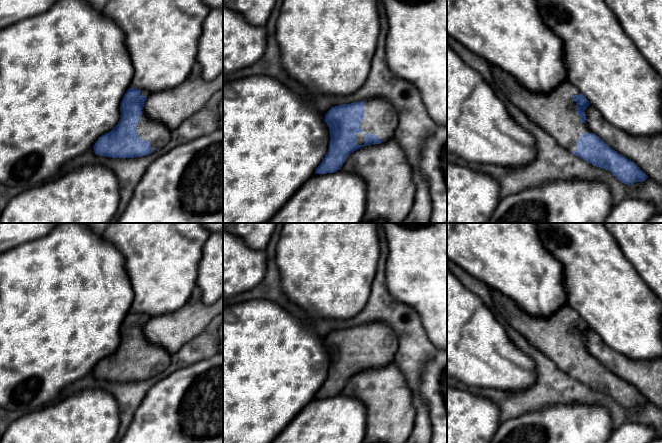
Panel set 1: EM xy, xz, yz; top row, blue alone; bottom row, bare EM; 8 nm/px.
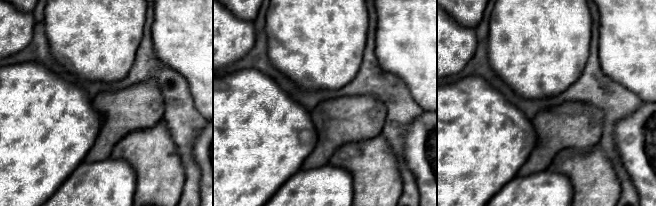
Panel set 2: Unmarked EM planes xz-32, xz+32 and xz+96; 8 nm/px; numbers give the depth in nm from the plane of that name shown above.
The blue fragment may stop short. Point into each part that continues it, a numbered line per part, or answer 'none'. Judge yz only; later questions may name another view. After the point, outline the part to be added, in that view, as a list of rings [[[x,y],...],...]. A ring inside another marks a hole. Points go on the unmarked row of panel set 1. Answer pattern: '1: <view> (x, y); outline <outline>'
1: yz (555, 336); outline [[[492,288],[489,290],[496,309],[506,323],[568,375],[576,374],[582,357],[593,357],[577,339],[576,326],[572,320],[581,316],[568,303],[548,318],[535,317],[502,293]]]

